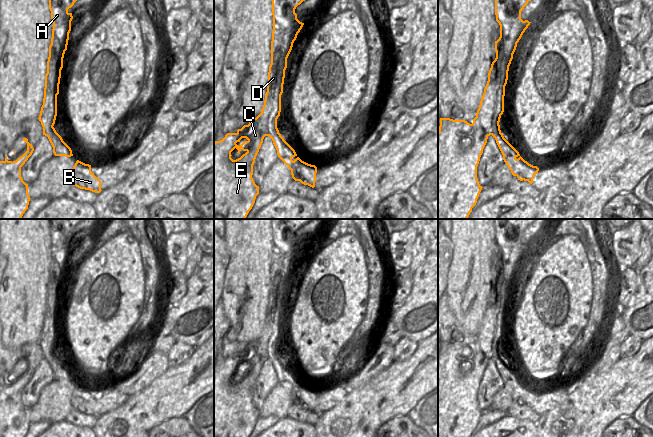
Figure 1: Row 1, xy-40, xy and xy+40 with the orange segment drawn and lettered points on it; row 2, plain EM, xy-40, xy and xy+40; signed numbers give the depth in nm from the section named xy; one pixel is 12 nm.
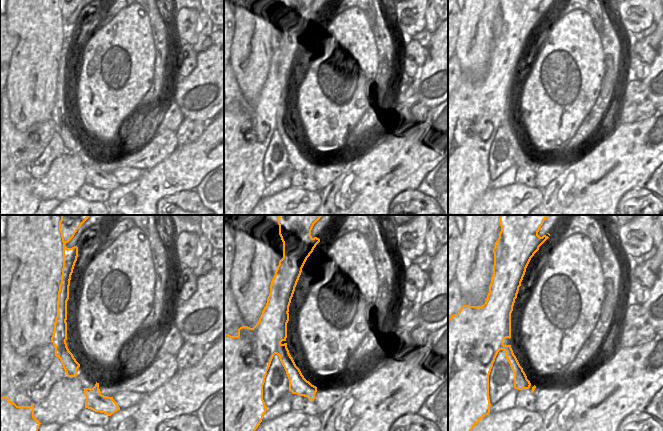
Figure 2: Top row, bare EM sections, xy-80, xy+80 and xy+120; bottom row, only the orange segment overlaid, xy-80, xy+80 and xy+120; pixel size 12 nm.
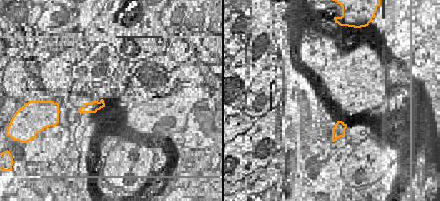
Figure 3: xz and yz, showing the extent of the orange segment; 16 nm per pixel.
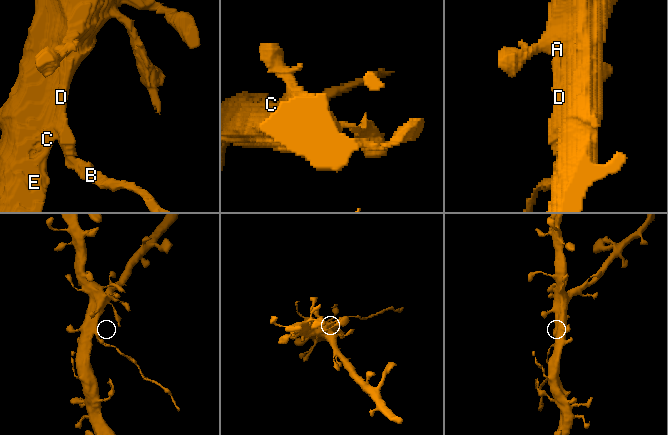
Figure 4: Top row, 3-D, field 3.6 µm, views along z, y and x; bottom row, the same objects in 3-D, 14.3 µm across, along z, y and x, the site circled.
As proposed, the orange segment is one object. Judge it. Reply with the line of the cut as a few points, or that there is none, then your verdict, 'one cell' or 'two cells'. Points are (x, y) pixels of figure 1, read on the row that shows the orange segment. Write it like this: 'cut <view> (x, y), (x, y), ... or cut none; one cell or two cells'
cut xy (302, 161), (300, 168), (296, 171), (296, 175), (293, 178); two cells

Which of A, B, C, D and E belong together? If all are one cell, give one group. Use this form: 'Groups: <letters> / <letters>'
Groups: A C D E / B.

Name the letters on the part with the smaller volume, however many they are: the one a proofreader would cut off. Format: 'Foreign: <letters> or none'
Foreign: B

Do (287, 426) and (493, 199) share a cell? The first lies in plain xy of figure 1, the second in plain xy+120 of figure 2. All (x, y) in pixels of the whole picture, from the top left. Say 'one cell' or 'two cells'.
one cell

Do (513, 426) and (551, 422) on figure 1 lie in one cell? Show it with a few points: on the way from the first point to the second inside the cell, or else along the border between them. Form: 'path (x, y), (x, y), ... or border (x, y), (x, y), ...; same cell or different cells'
border (534, 423), (536, 426); different cells

